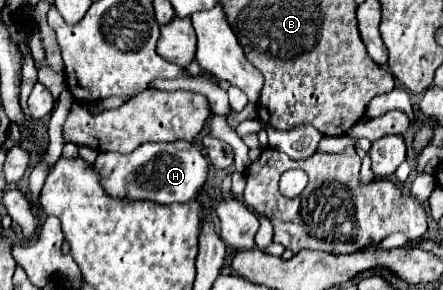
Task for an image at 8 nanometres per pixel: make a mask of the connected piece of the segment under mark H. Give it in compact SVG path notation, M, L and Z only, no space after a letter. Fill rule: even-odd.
M175 140L169 144L149 142L141 144L131 154L99 152L95 166L101 170L103 186L111 196L129 200L153 200L159 204L191 202L199 198L209 172L207 158L187 140Z

